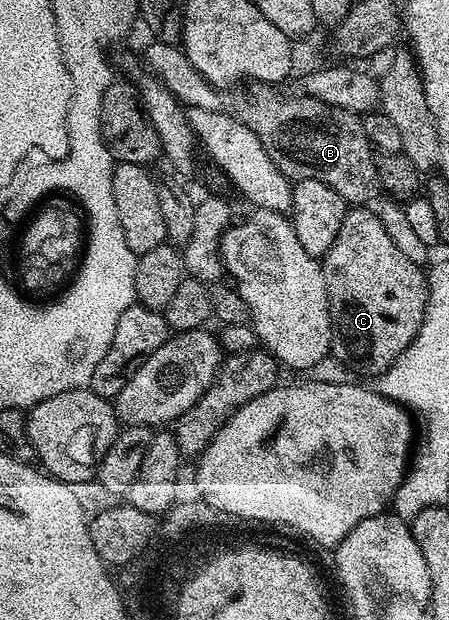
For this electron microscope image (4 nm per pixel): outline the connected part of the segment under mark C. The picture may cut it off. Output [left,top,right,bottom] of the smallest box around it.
[322,208,428,374]

